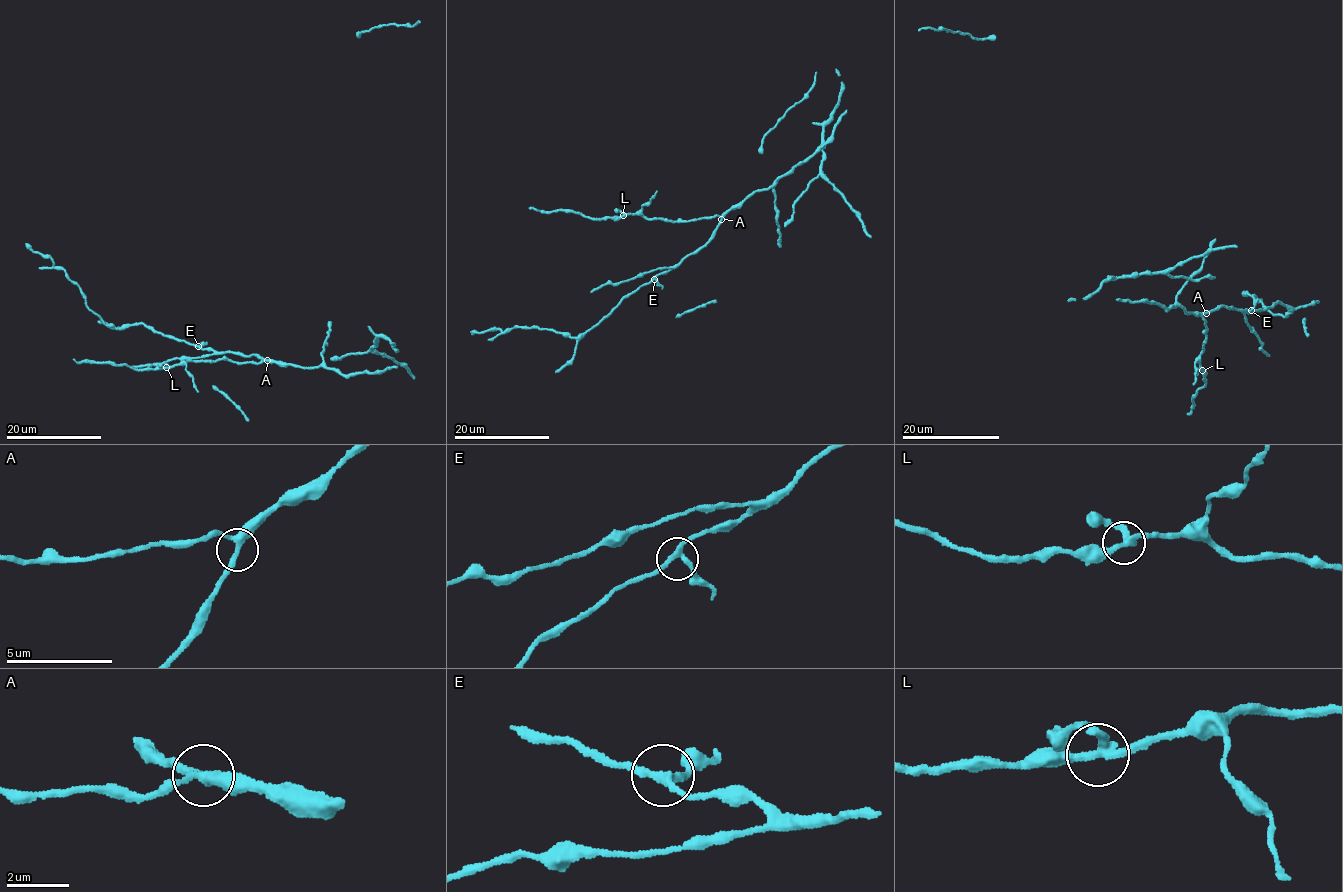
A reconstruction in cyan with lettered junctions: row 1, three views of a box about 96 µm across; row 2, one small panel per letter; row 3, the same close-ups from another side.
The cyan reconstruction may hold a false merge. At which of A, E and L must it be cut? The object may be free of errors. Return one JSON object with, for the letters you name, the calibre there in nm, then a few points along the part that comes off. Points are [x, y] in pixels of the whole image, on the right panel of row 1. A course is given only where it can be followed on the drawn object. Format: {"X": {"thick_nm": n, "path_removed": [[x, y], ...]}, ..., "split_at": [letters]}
{"split_at": []}

